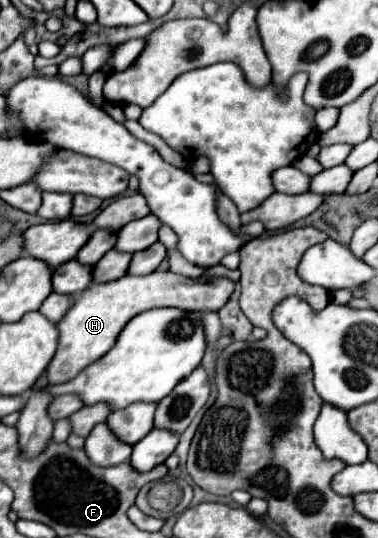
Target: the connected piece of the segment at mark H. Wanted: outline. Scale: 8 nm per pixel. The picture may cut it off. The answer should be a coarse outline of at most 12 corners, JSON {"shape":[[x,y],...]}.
{"shape":[[125,275],[77,293],[57,323],[51,385],[101,359],[135,315],[219,311],[227,277]]}

